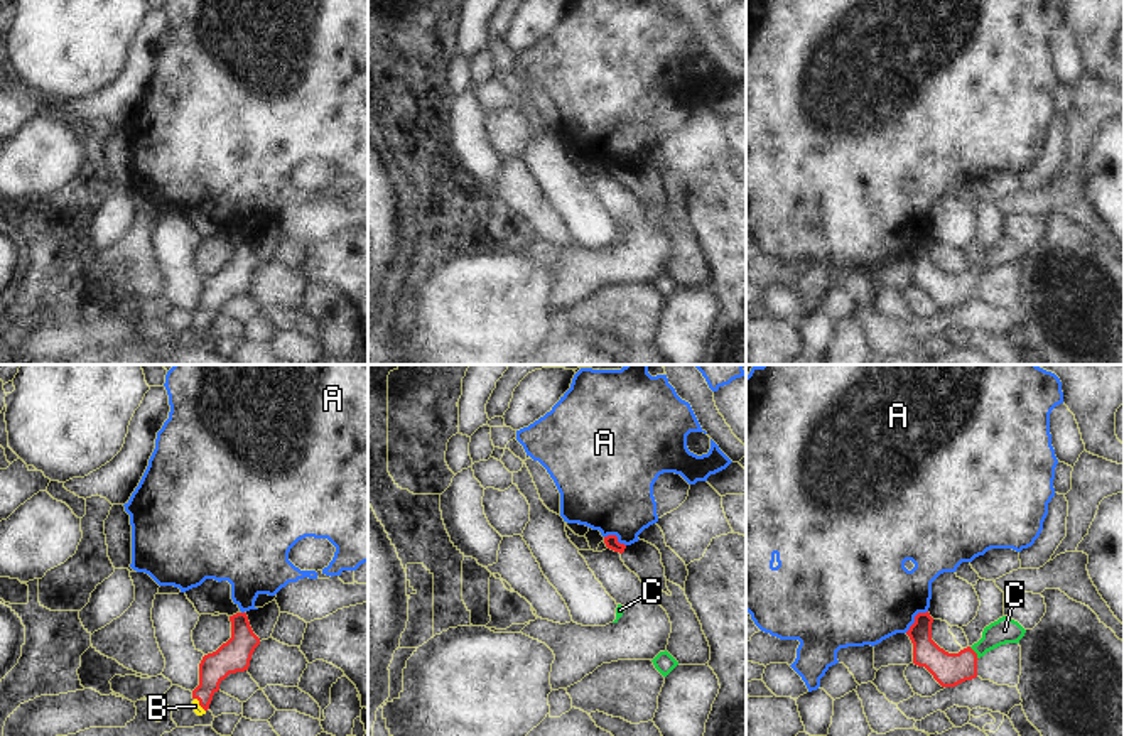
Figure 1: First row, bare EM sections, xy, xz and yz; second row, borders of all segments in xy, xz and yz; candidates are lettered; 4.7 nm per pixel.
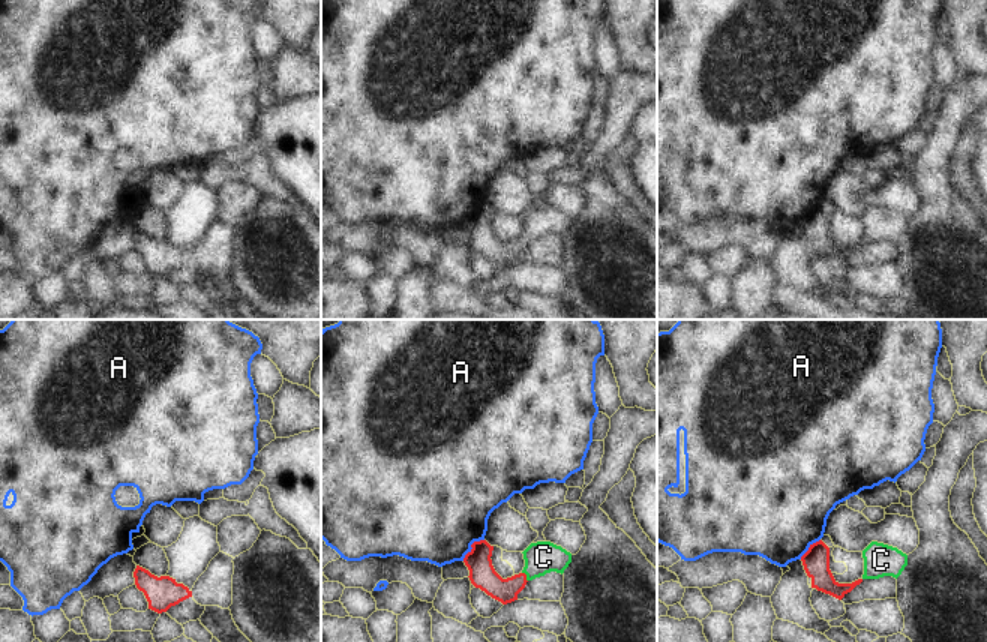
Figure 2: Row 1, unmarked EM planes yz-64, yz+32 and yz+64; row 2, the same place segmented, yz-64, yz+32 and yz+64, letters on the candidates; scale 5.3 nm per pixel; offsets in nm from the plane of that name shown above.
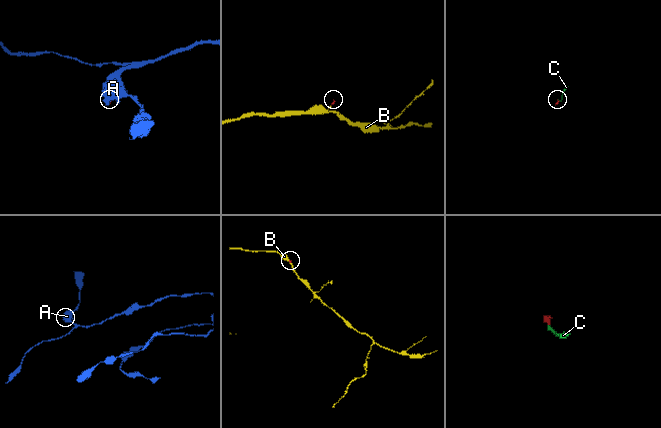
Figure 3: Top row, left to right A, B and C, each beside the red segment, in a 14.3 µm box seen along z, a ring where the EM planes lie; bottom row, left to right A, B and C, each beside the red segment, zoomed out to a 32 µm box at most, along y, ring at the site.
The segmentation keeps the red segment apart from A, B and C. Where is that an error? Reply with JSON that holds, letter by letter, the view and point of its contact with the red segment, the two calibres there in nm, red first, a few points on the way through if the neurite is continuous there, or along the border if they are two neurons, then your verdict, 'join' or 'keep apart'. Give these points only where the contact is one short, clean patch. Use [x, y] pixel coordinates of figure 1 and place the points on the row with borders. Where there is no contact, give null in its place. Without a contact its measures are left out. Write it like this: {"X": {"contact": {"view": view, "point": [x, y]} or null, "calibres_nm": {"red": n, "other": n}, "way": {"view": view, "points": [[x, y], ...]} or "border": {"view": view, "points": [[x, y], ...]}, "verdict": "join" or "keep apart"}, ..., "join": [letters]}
{"A": {"contact": {"view": "yz", "point": [915, 618]}, "calibres_nm": {"red": 140, "other": 440}, "border": {"view": "yz", "points": [[927, 610], [920, 611], [905, 632]]}, "verdict": "keep apart"}, "B": {"contact": {"view": "xy", "point": [199, 704]}, "calibres_nm": {"red": 140, "other": 50}, "way": {"view": "xy", "points": [[215, 667], [199, 704], [198, 709]]}, "verdict": "join"}, "C": {"contact": {"view": "yz", "point": [976, 654]}, "calibres_nm": {"red": 160, "other": 120}, "way": {"view": "yz", "points": [[949, 669], [959, 667], [976, 654], [996, 633], [1005, 630]]}, "verdict": "join"}, "join": ["B", "C"]}

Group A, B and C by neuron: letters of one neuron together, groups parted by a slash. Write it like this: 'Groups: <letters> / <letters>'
Groups: A / B C

